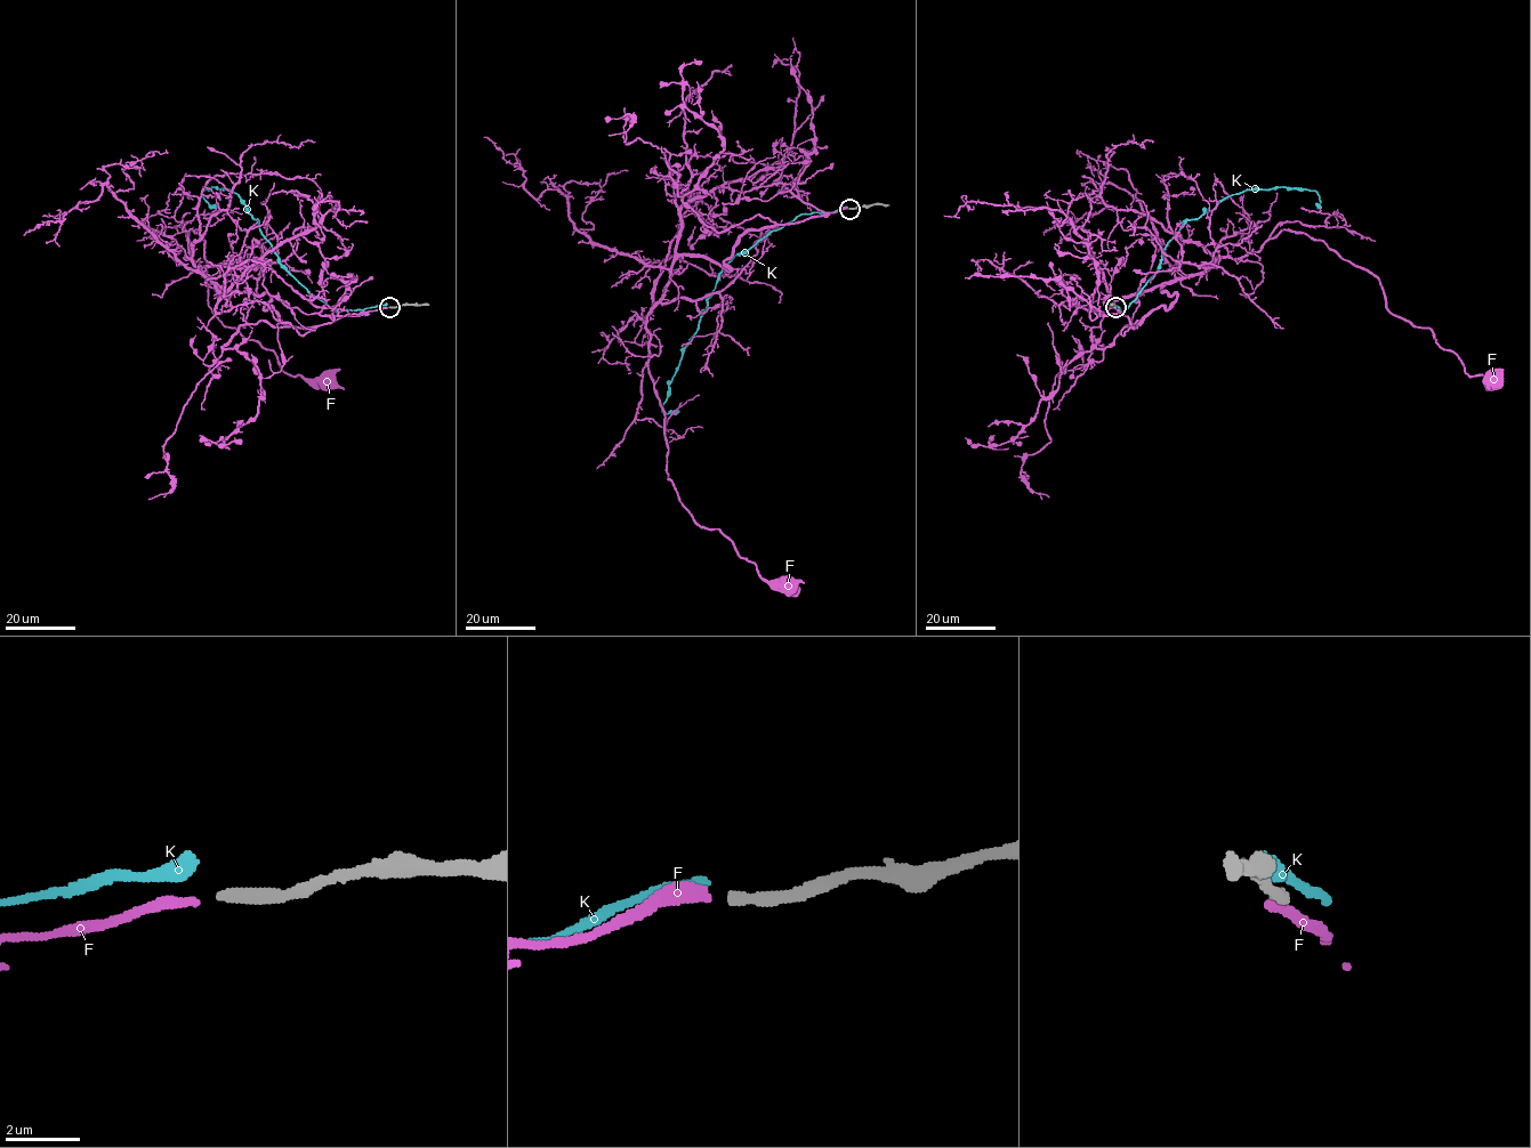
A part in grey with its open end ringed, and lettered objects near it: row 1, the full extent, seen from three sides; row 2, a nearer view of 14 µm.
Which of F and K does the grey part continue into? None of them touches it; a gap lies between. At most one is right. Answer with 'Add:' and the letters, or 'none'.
Add: F

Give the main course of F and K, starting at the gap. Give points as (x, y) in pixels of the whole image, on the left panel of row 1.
F: (387, 307), (288, 328), (270, 296), (186, 259), (188, 233), (222, 323), (328, 380)
K: (386, 305), (336, 312), (280, 264), (236, 193), (209, 187), (201, 192), (210, 205), (219, 204)

